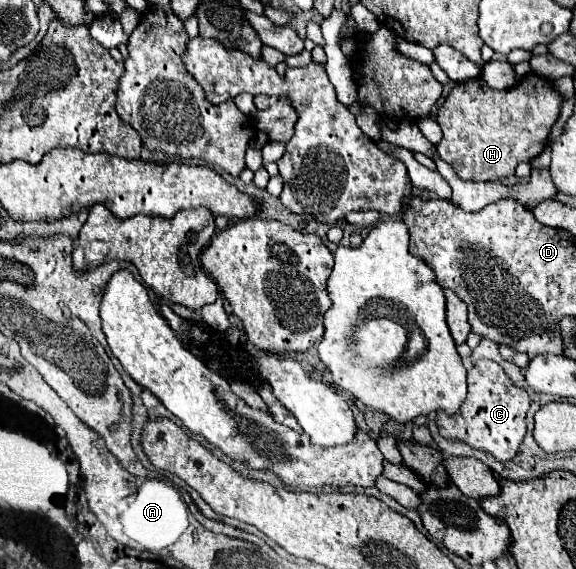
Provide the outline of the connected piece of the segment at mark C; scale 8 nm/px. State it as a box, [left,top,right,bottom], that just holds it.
[437,359,529,461]

